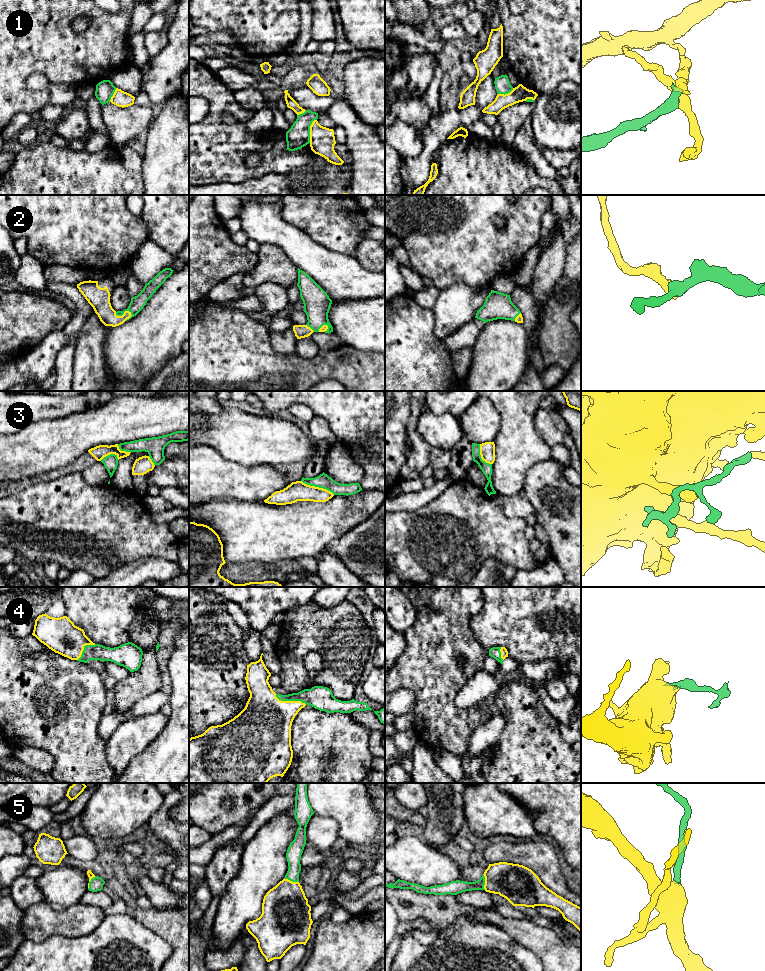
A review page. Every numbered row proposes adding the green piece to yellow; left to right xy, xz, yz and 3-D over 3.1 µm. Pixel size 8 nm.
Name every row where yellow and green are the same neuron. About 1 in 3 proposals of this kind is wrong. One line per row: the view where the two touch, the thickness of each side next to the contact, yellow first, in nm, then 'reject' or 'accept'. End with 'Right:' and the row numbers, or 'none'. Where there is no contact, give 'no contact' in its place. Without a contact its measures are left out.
1: xz | 200/190 nm | reject
2: xy | 180/120 nm | accept
3: xz | 160/110 nm | reject
4: xz | 400/190 nm | accept
5: yz | 300/110 nm | accept
Right: 2, 4, 5

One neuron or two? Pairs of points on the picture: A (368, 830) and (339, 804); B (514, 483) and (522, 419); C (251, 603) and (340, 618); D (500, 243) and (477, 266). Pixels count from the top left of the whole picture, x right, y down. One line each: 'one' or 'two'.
A: one
B: one
C: two
D: one

